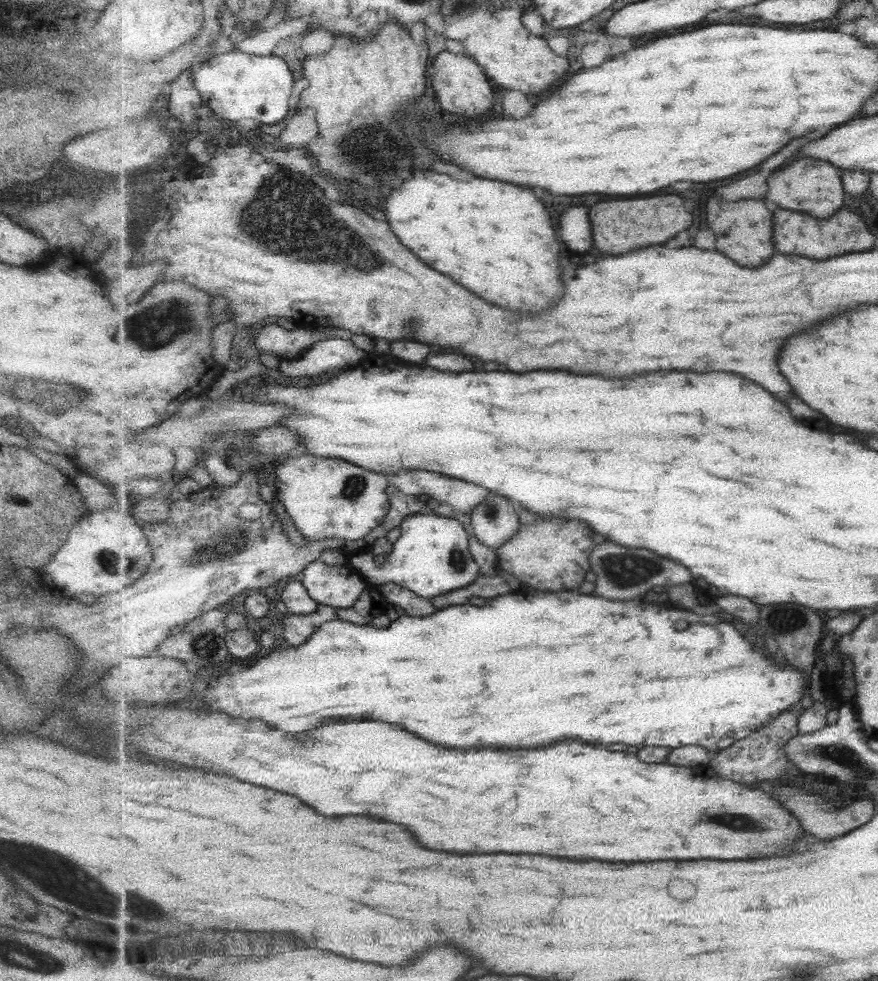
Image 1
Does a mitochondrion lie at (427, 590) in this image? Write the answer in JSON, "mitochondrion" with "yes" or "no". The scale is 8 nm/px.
{"mitochondrion":"no"}

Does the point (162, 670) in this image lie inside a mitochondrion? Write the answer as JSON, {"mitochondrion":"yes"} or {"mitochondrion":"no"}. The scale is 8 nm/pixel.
{"mitochondrion":"no"}

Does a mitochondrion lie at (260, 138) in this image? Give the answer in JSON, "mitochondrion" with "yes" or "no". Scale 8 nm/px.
{"mitochondrion":"no"}

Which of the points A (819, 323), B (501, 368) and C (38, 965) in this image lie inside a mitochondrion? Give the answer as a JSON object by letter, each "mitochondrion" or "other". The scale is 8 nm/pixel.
{"A":"other","B":"other","C":"mitochondrion"}

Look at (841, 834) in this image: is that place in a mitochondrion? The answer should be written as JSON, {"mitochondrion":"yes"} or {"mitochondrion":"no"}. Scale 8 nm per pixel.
{"mitochondrion":"no"}

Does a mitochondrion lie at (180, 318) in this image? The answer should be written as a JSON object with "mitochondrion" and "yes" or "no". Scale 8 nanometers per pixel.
{"mitochondrion":"yes"}

